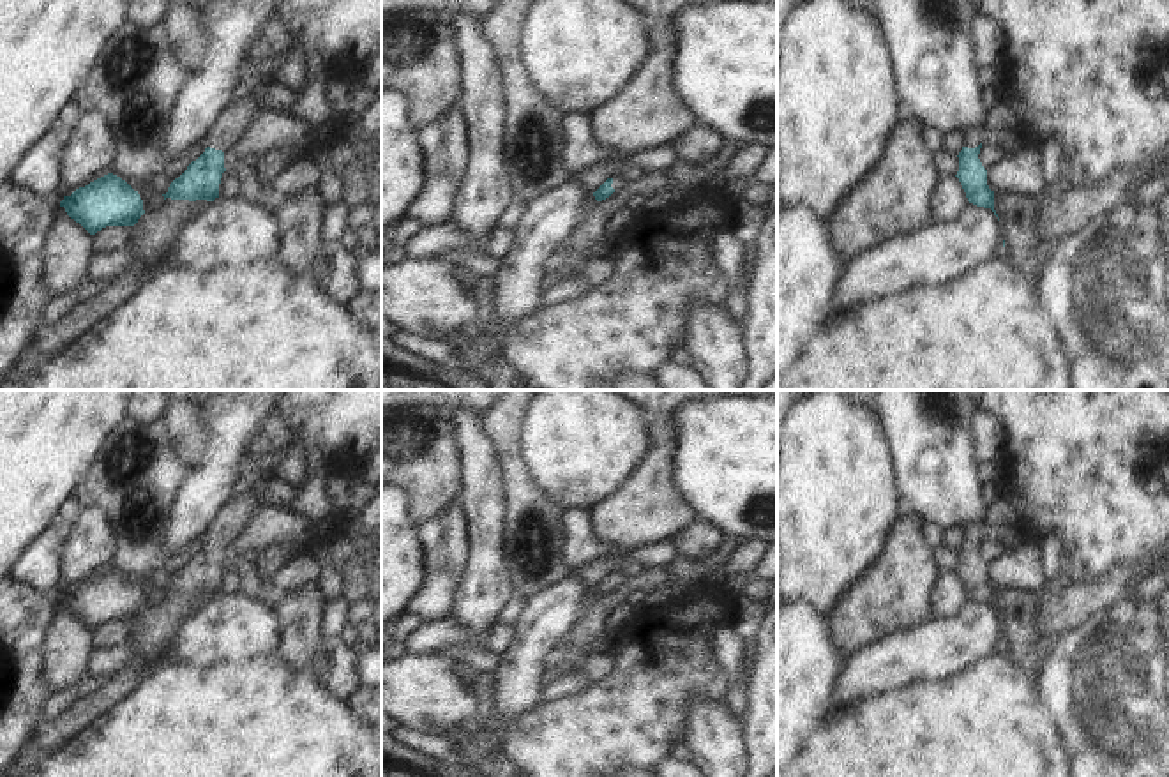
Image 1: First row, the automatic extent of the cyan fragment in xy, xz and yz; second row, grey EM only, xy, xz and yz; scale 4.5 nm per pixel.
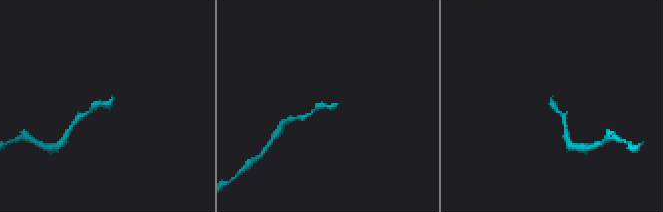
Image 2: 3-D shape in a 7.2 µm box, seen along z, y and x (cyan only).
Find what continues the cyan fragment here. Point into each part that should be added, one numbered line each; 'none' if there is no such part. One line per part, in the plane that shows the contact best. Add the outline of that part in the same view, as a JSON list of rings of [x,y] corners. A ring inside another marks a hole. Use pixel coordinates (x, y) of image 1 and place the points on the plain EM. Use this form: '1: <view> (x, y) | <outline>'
1: yz (972, 532) | [[[966,523],[966,524],[962,524],[961,532],[962,532],[964,542],[968,542],[968,544],[975,544],[980,539],[989,535],[987,528],[982,526],[982,524],[977,524],[977,523]]]

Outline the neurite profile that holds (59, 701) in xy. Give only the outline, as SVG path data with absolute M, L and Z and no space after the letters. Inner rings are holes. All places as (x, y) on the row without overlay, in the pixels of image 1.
M85 675L81 682L71 687L58 689L48 696L42 710L37 717L37 728L51 724L60 713L64 713L94 682Z

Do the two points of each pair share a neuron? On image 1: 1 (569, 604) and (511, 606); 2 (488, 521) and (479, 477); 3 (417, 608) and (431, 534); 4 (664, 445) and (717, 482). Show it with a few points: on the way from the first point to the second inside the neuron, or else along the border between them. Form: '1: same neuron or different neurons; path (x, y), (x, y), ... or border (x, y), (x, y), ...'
1: different neurons; border (527, 601), (512, 627)
2: same neuron; path (484, 511), (481, 488)
3: same neuron; path (435, 590), (437, 551)
4: different neurons; border (668, 415), (675, 437), (673, 482), (682, 493)

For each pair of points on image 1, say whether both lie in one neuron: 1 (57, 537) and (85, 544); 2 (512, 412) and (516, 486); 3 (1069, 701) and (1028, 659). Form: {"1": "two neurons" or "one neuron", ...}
{"1": "two neurons", "2": "one neuron", "3": "two neurons"}

